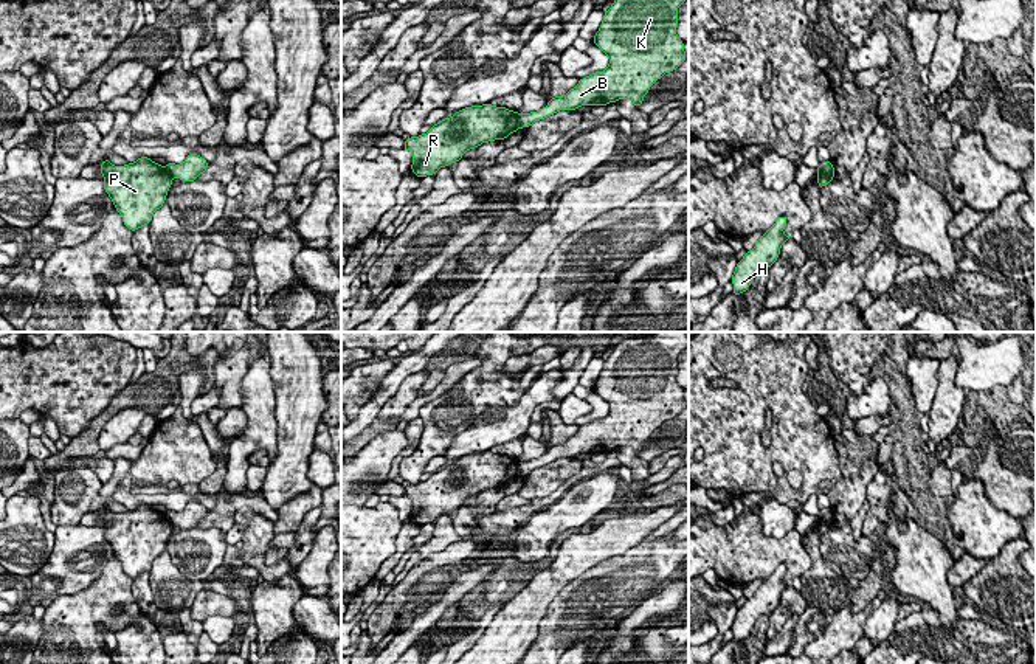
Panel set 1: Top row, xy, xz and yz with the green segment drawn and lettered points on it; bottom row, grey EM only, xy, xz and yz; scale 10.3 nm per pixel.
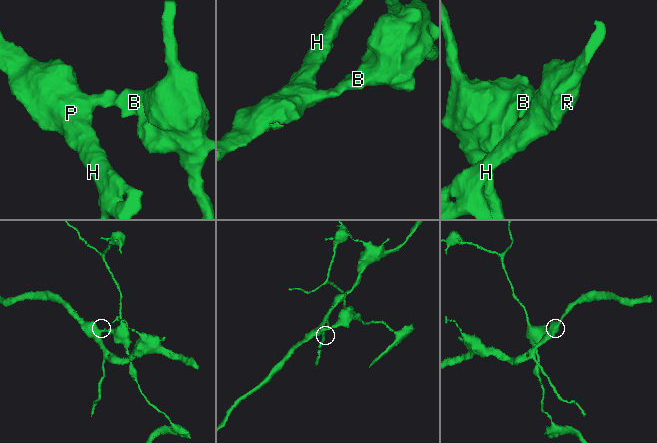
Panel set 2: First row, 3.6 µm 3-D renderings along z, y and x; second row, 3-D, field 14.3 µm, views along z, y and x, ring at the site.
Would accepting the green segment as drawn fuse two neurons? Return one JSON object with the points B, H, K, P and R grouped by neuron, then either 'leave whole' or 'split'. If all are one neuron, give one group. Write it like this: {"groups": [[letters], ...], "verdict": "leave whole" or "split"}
{"groups": [["B", "K"], ["H", "P", "R"]], "verdict": "split"}

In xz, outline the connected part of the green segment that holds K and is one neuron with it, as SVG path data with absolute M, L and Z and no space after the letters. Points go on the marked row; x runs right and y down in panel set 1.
M614 0L592 40L610 57L608 67L578 79L574 88L551 98L541 110L518 112L516 129L582 105L631 99L639 107L650 87L687 59L684 42L676 36L678 8L684 2Z

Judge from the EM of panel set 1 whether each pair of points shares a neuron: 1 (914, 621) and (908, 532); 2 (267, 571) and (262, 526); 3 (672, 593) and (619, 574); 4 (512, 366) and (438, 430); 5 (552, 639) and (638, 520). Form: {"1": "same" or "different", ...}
{"1": "different", "2": "same", "3": "different", "4": "different", "5": "different"}

